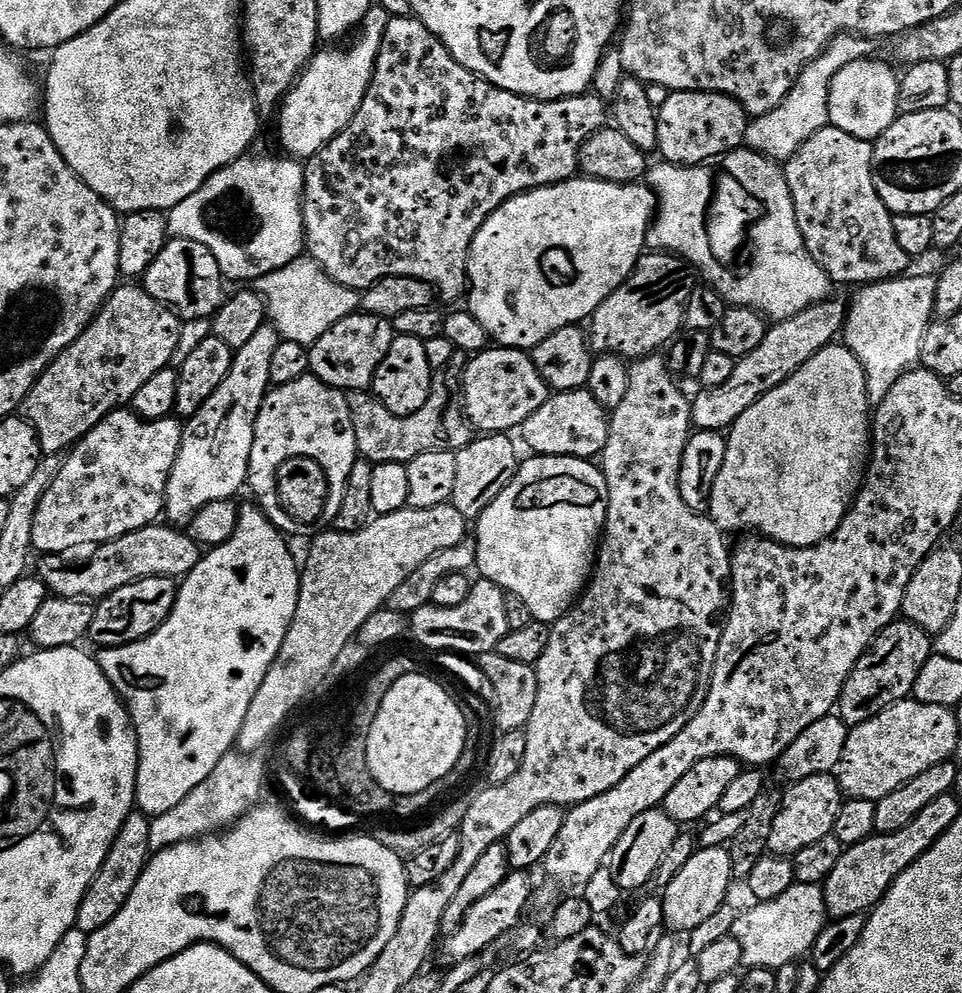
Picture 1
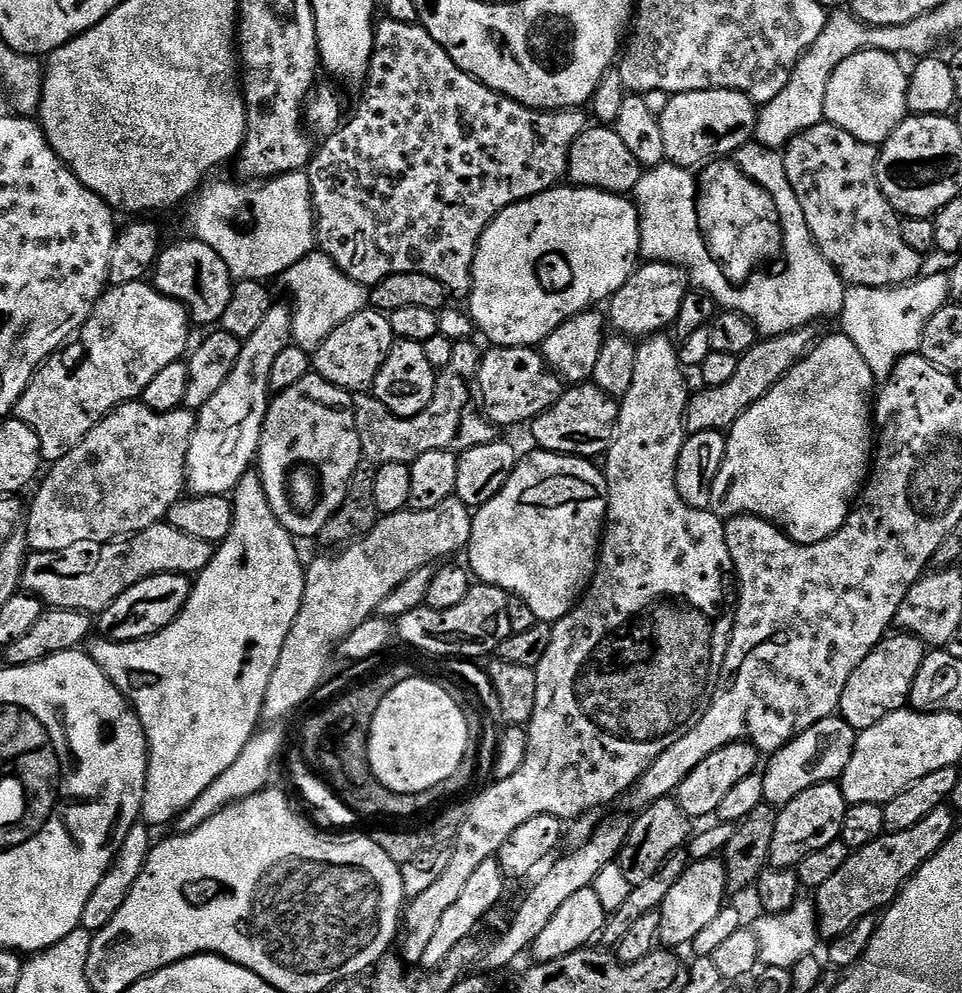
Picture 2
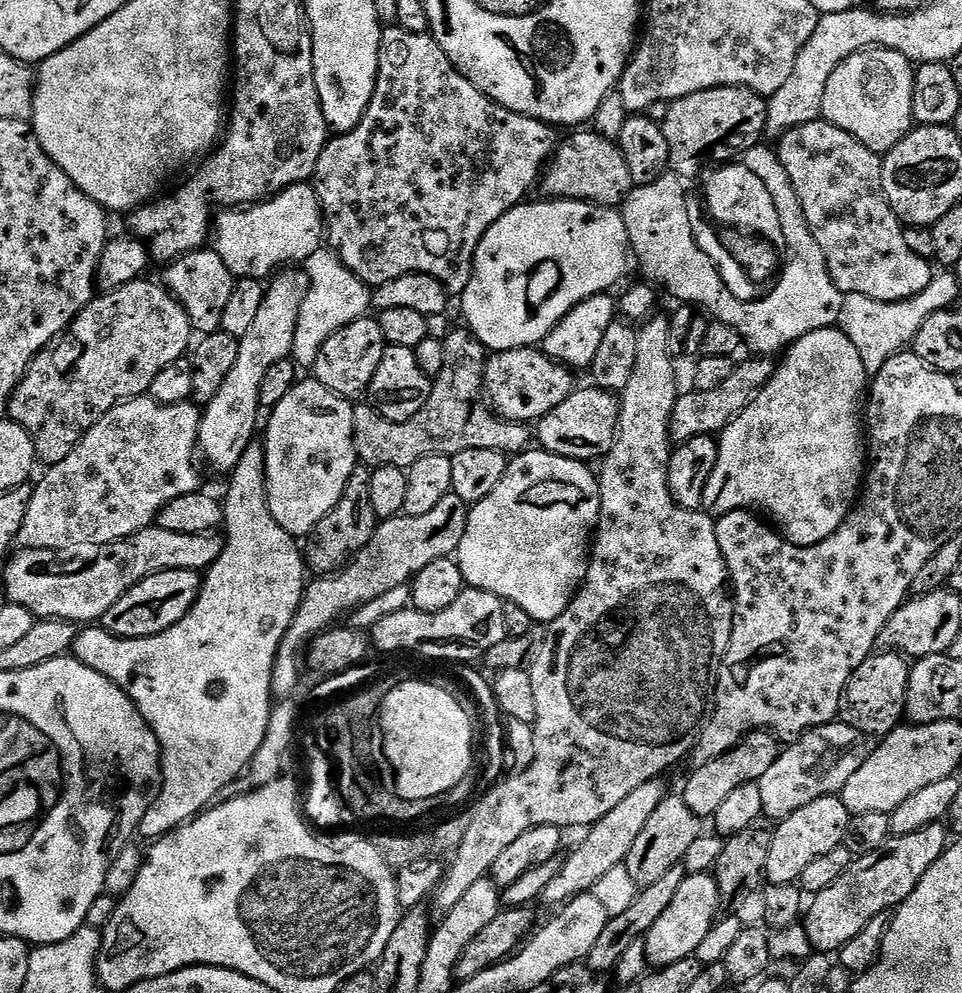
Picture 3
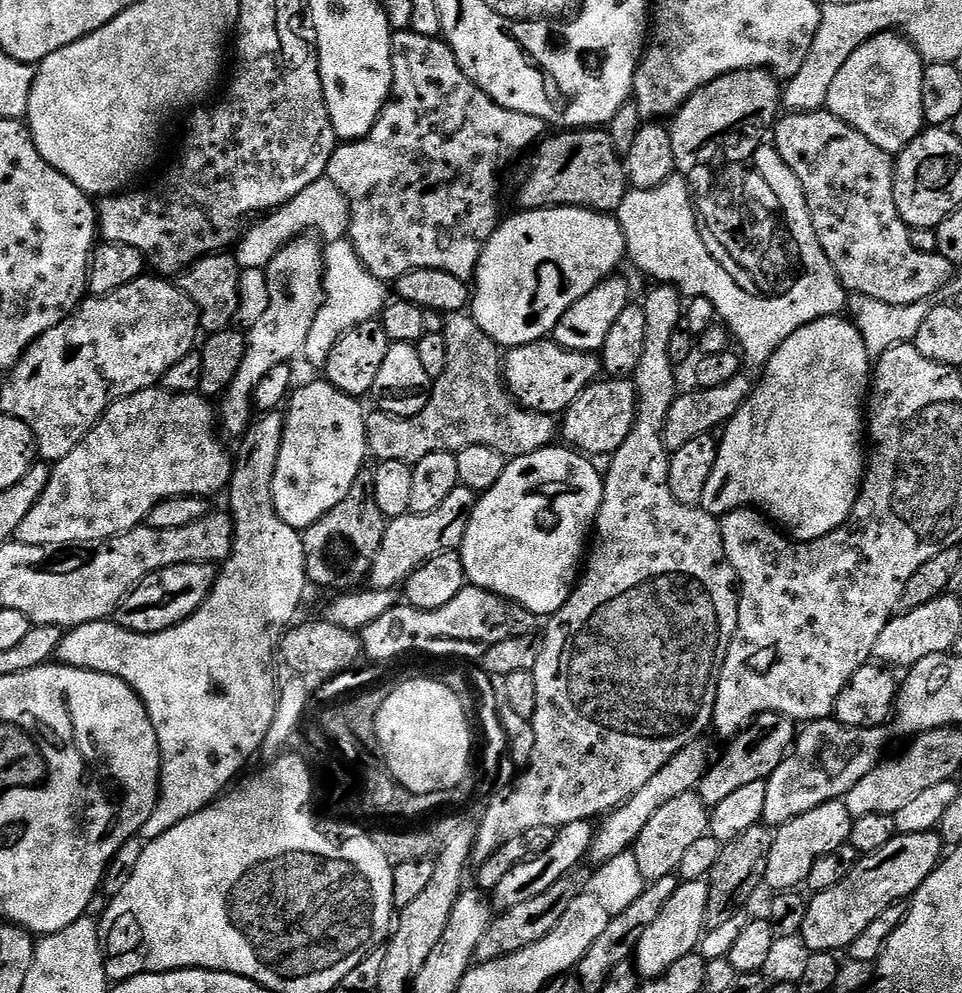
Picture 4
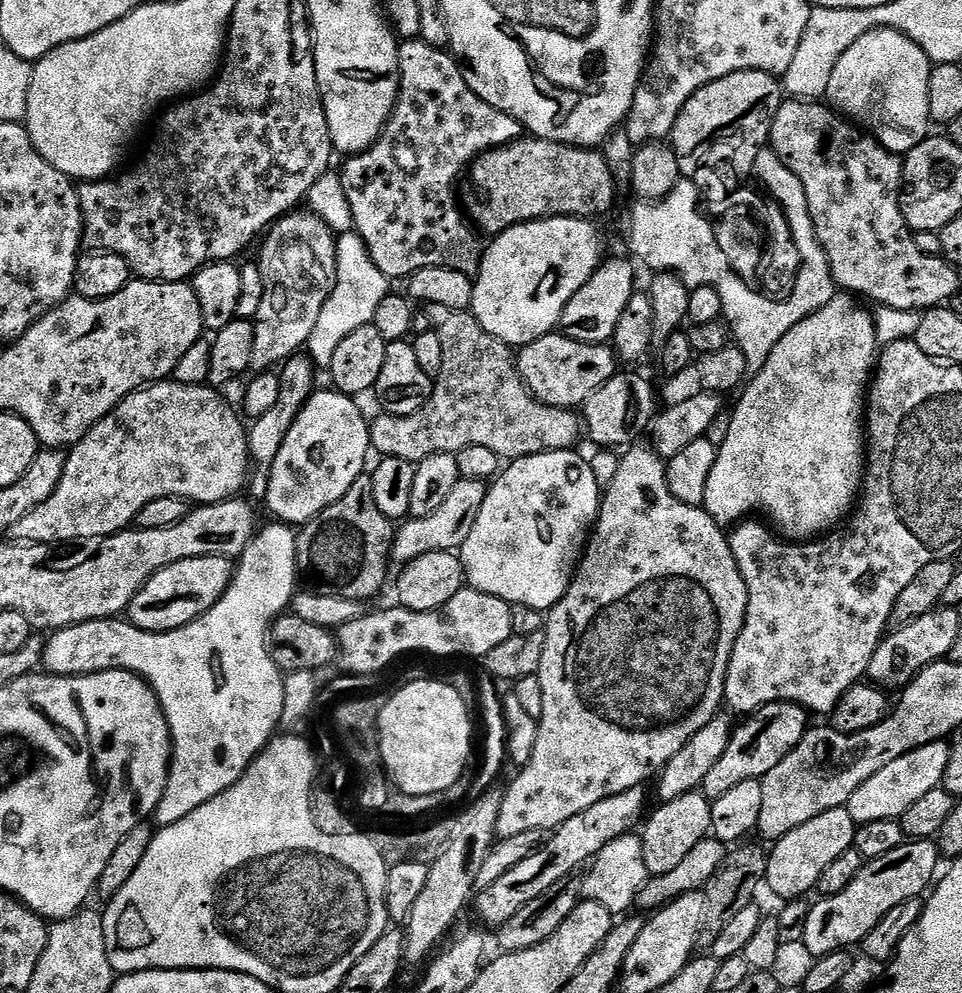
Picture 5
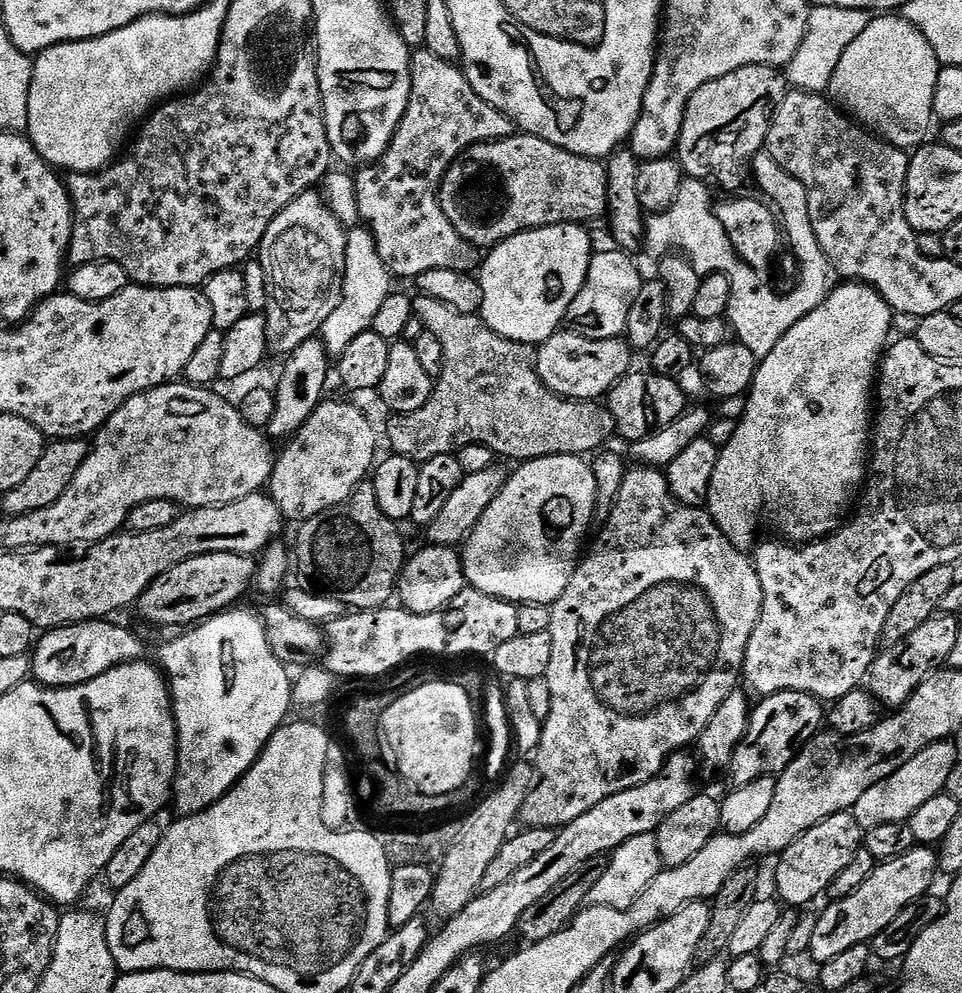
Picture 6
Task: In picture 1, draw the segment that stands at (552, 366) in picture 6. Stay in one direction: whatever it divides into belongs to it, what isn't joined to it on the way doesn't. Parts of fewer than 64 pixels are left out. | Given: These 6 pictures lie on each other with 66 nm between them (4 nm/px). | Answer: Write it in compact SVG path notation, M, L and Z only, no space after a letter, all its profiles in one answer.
M489 346L465 363L462 375L464 415L480 434L508 434L513 431L511 428L519 429L550 395L548 383L538 374L531 355L522 348Z

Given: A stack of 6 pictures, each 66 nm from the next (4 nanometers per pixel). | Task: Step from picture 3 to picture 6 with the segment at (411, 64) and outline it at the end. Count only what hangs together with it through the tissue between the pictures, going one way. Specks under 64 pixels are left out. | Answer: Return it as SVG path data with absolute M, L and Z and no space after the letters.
M427 50L412 52L412 93L406 114L386 154L374 164L361 167L355 173L357 204L360 219L376 240L378 254L393 277L418 278L430 270L458 270L475 273L482 264L482 252L476 245L466 242L450 222L440 201L440 183L452 165L476 144L491 140L504 140L517 135L512 119L499 112L490 102L483 100L470 86L463 71L453 61L438 58Z

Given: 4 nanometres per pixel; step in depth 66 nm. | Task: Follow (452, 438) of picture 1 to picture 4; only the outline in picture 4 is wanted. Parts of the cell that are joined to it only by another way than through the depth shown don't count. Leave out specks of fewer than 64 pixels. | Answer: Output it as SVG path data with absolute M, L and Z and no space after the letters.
M450 312L444 318L444 337L446 338L446 370L434 381L432 393L428 395L426 406L413 416L392 416L388 412L372 410L366 416L366 438L368 450L377 461L416 464L426 454L439 452L461 452L466 446L490 446L505 458L534 454L549 447L558 436L558 420L529 408L523 408L508 391L502 371L502 349L478 326L471 315L464 312Z

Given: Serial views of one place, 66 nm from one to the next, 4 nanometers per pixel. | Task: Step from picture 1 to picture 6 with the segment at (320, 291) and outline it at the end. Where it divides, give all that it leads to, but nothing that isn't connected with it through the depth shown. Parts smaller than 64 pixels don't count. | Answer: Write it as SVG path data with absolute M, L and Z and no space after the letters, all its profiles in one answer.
M356 226L349 231L348 245L346 246L346 274L344 275L344 293L342 302L334 306L334 314L326 318L322 329L324 348L329 357L338 358L358 338L358 334L369 331L374 322L374 314L378 314L382 302L394 290L394 277L389 272L382 258L378 254L376 240L371 231L364 226Z

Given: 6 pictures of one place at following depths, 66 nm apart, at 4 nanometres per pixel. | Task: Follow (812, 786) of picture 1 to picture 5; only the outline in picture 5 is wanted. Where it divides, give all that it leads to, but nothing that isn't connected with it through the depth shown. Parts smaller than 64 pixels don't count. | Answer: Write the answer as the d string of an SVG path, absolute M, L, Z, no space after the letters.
M847 807L826 810L826 814L818 814L818 818L810 818L810 822L802 822L790 834L786 834L782 839L775 841L771 845L768 855L768 869L764 879L766 888L769 888L776 896L781 896L784 902L799 901L807 897L807 892L811 893L816 887L818 878L822 878L822 873L830 867L840 855L846 854L846 850L853 848L856 842L856 829L858 825L854 818L850 818Z

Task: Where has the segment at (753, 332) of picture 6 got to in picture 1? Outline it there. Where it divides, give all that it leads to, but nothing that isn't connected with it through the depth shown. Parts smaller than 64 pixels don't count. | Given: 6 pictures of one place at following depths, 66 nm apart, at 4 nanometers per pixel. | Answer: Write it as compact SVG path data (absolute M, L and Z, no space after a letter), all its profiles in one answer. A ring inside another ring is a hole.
M747 146L736 148L724 157L728 159L728 168L732 168L732 172L736 172L736 176L740 176L740 180L744 180L756 196L760 196L763 204L768 204L768 224L764 224L762 230L757 229L757 236L752 236L752 260L755 264L747 265L740 276L717 277L718 291L725 305L753 308L775 322L792 318L811 304L829 299L831 292L828 291L834 288L833 281L828 279L820 263L806 250L783 167ZM667 162L653 163L649 167L646 183L656 195L656 210L652 217L652 223L648 229L646 244L649 249L658 252L670 252L680 257L686 263L696 266L706 261L708 246L704 238L700 236L702 227L702 214L705 208L700 205L700 166L687 164L669 164Z

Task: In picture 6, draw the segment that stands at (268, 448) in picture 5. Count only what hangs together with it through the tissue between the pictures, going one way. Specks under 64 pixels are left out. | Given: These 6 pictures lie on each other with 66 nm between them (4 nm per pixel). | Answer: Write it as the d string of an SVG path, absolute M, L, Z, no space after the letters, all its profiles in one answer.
M313 338L302 342L293 352L287 353L285 360L288 361L280 368L281 381L275 391L274 416L266 427L267 435L276 442L284 442L295 436L325 399L324 387L328 384L330 357L324 348L323 339Z

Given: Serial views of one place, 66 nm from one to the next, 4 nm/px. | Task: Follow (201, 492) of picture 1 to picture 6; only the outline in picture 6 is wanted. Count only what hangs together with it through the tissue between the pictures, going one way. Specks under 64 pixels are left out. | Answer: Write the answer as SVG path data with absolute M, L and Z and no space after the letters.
M309 190L290 202L290 206L283 208L274 222L270 222L268 230L258 249L258 259L265 268L271 288L271 303L266 309L268 346L273 353L287 354L302 342L313 339L323 329L326 318L334 314L334 306L342 302L349 229L332 212L331 206L319 191Z

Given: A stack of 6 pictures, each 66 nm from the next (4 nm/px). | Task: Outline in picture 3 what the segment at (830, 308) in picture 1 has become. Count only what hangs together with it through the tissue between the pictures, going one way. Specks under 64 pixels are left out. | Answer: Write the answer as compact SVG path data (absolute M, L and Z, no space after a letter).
M753 355L752 360L740 360L734 374L722 382L722 386L714 386L714 390L681 391L676 397L674 414L672 415L672 438L676 444L686 442L690 438L710 436L724 431L726 425L734 422L742 410L753 398L764 389L766 382L776 373L776 364L767 356Z

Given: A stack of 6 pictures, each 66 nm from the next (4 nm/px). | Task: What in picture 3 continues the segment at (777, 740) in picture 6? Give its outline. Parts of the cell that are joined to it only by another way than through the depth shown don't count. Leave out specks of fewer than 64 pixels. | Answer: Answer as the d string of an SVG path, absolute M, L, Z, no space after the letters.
M767 730L749 732L735 748L731 748L726 754L706 762L706 766L691 771L690 778L682 790L682 797L696 815L701 818L712 818L728 794L745 786L747 783L759 782L762 774L774 766L774 762L780 757L782 744L779 744L777 733Z

